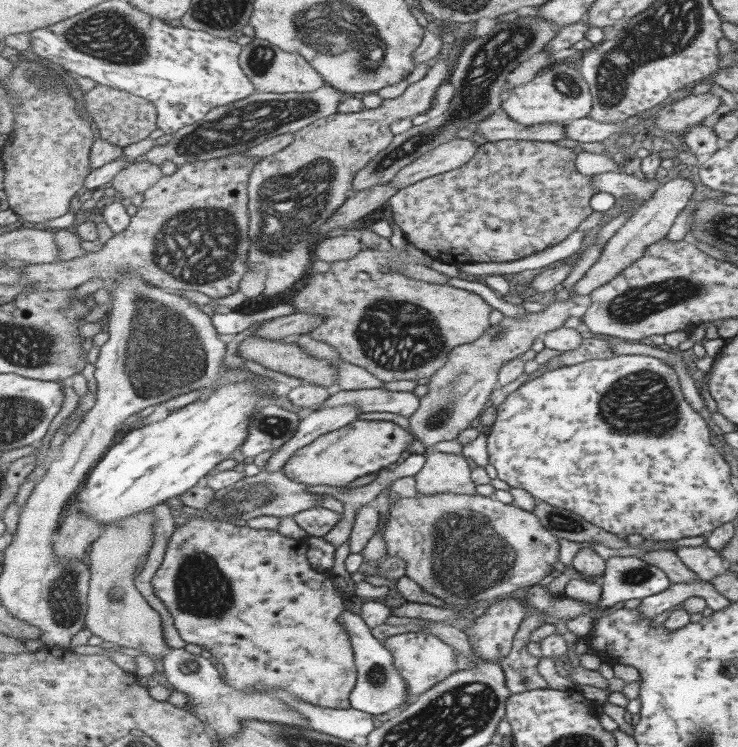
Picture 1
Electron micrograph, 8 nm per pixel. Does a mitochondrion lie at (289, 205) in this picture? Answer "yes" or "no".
yes

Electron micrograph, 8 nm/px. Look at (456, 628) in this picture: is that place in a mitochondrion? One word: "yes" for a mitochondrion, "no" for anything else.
no

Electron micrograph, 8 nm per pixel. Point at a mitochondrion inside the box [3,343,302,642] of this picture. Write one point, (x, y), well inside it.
(201, 589)

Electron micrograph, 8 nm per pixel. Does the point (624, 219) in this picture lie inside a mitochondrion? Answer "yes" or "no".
no

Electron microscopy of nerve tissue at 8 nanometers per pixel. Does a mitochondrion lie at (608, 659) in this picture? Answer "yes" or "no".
no

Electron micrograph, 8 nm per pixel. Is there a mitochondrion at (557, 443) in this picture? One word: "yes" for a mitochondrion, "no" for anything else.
no

